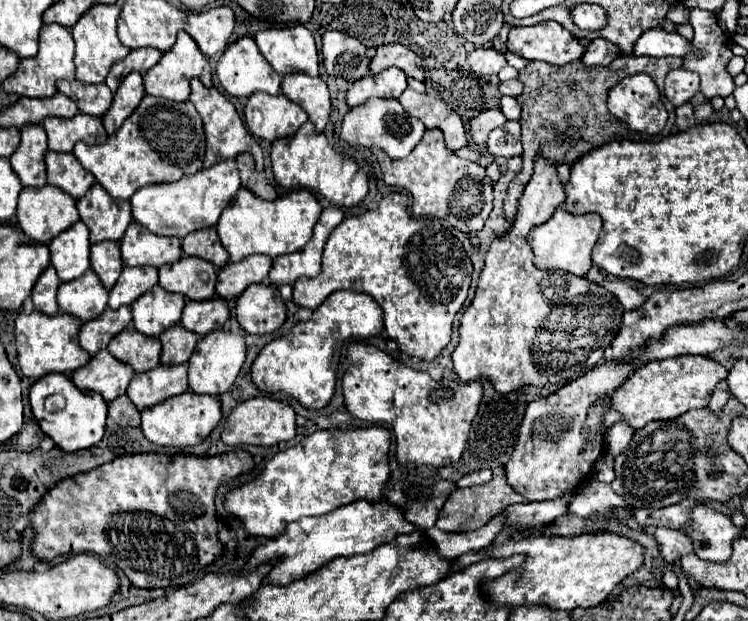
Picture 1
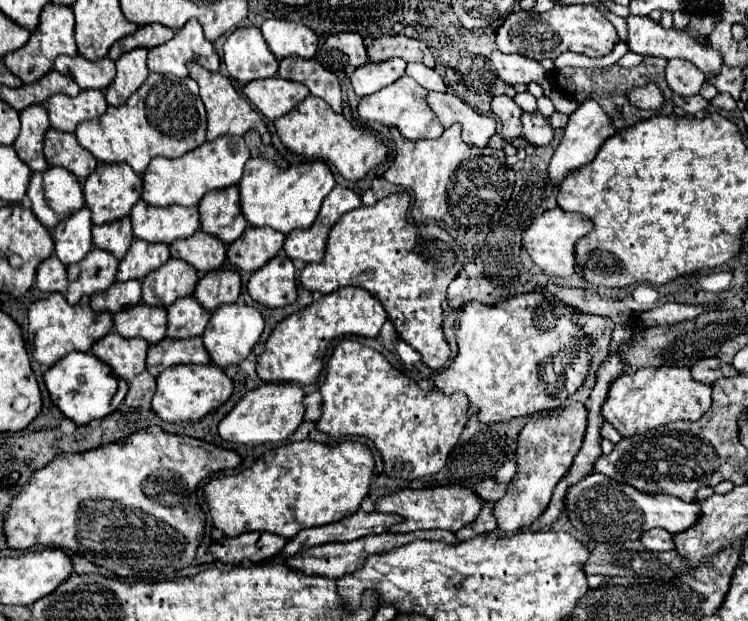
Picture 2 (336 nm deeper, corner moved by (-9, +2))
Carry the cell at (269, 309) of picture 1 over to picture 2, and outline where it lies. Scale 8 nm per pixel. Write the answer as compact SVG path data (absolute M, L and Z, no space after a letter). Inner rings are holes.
M277 254L265 266L251 274L247 290L255 302L267 308L293 304L297 298L293 262L285 254Z

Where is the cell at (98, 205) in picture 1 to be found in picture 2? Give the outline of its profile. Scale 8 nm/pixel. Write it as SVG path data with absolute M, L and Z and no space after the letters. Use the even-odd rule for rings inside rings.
M99 162L97 170L83 184L83 194L87 208L91 210L93 224L107 224L127 216L135 206L135 202L141 198L141 190L143 190L143 180L139 174L133 172L131 166L125 166L125 162L123 164Z

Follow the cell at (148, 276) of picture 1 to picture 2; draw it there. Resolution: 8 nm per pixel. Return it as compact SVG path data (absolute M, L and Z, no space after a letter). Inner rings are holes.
M133 238L129 252L119 262L117 280L125 282L131 278L145 278L149 272L157 270L169 260L169 246L163 242L141 242Z

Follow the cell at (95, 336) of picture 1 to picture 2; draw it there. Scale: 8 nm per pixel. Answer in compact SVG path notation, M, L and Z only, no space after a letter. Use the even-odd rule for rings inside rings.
M129 280L129 282L115 282L109 286L109 290L103 290L101 294L91 296L91 306L95 312L119 312L125 306L133 306L141 302L141 282Z

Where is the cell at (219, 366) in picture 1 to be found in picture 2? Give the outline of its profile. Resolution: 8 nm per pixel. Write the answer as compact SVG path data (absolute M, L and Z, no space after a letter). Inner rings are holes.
M225 304L225 306L219 306L213 314L211 314L211 320L203 332L203 342L205 342L205 348L211 356L211 362L215 366L221 366L221 368L227 368L231 364L239 364L241 360L245 360L255 342L259 340L263 332L263 316L257 308L253 306L247 306L247 304Z

